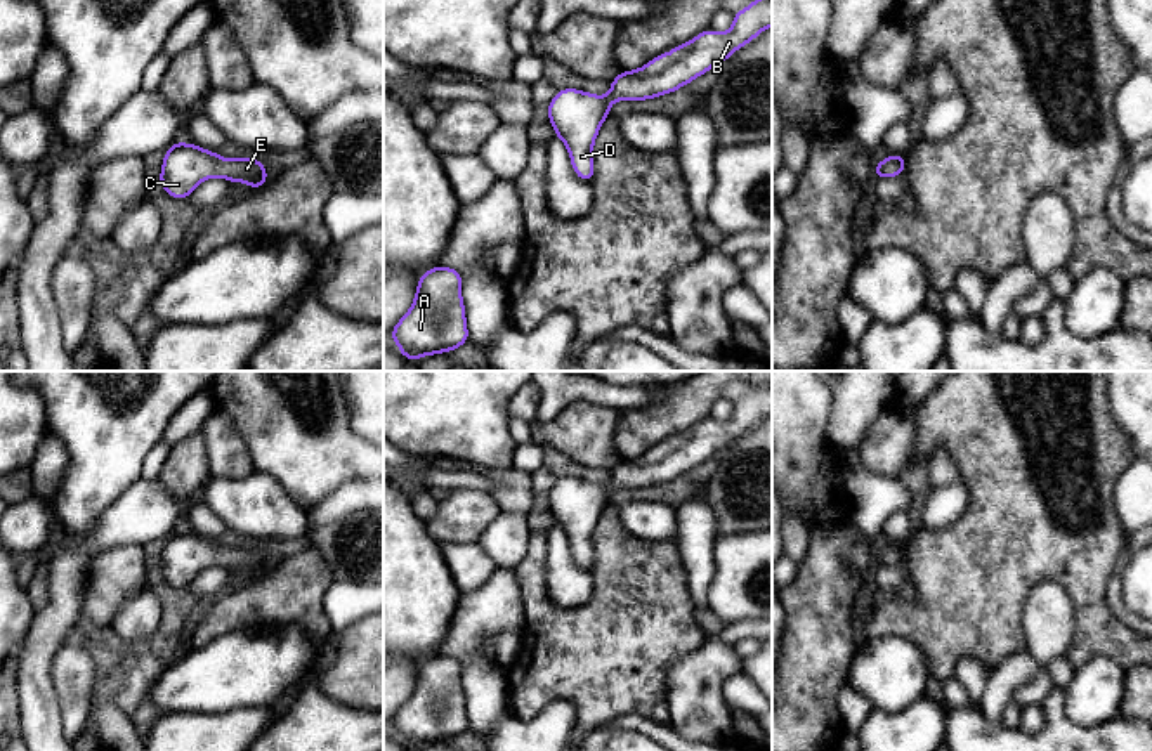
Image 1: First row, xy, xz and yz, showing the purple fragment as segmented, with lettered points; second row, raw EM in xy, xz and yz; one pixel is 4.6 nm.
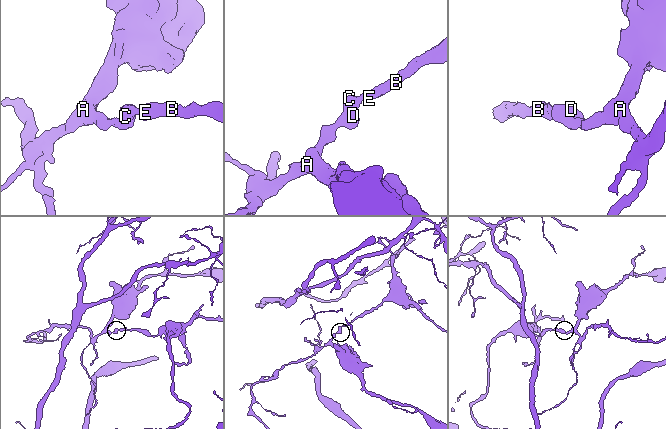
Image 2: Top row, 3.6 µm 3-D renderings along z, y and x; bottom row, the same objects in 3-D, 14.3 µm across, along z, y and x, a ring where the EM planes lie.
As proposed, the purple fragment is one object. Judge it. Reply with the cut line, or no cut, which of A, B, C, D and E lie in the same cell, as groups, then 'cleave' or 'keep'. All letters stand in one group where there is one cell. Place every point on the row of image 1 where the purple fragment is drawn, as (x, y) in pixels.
no cut | A B C D E | keep

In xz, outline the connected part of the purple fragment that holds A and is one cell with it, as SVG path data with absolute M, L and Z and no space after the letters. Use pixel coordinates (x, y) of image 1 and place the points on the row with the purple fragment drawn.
M446 265L423 272L413 305L389 336L399 345L399 354L411 361L467 343L461 274Z

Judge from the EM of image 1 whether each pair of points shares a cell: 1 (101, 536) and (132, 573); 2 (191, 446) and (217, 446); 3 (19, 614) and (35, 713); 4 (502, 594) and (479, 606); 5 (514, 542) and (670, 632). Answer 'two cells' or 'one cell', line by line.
1: two cells
2: two cells
3: two cells
4: one cell
5: two cells

